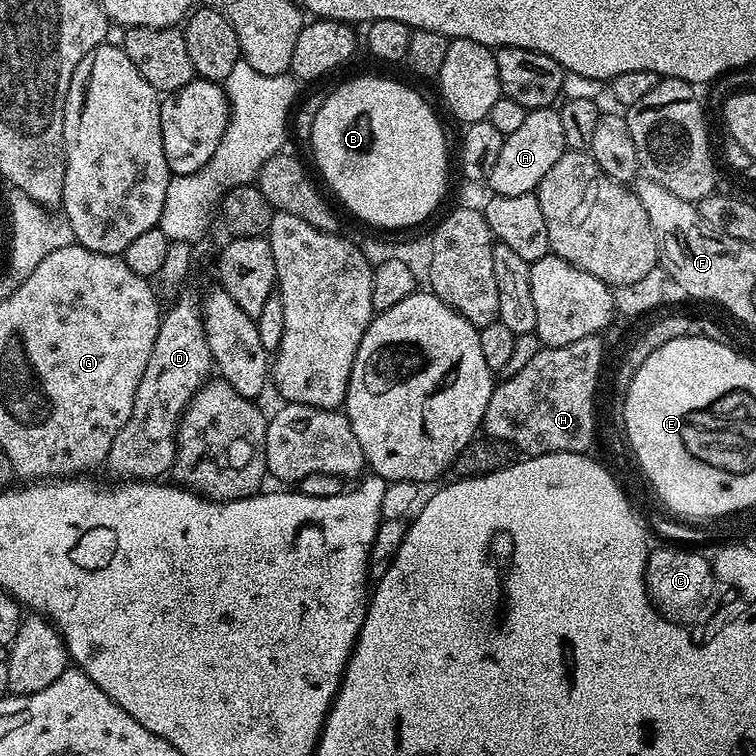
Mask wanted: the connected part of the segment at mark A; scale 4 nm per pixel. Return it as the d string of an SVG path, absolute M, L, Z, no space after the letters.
M555 107L533 108L528 111L519 130L504 137L498 163L490 170L486 184L498 196L535 193L536 187L546 174L562 158L567 149L566 137L562 130L562 118Z

